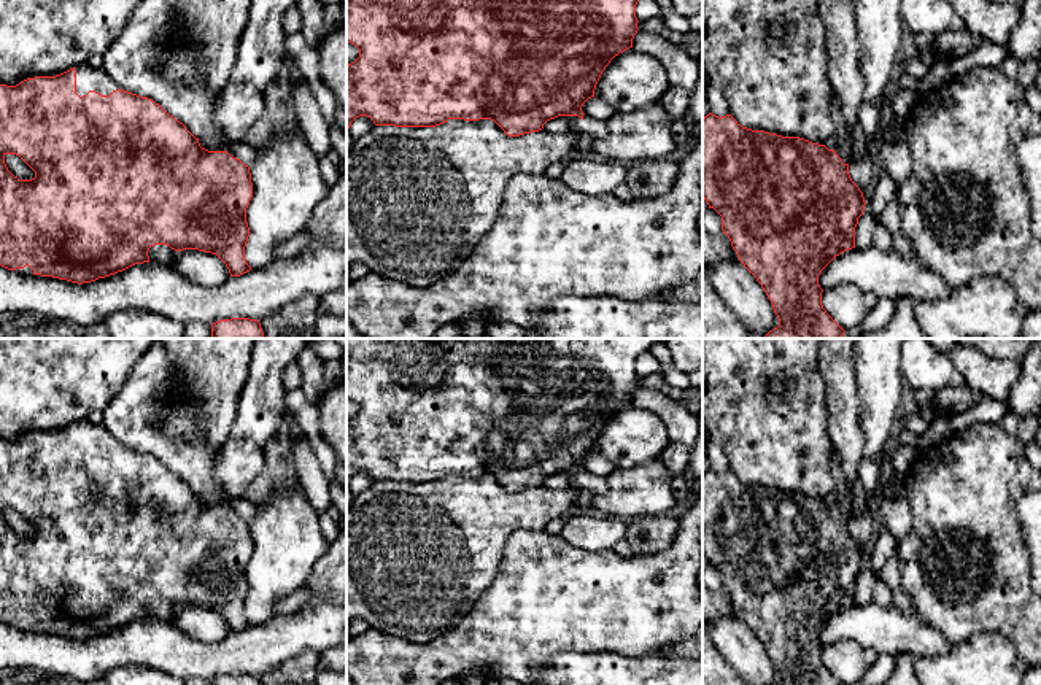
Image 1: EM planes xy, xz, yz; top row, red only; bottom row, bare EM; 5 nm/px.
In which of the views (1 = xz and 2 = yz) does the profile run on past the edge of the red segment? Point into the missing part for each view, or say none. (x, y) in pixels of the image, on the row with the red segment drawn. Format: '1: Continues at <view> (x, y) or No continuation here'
1: Continues at xz (596, 129)
2: Continues at yz (843, 132)

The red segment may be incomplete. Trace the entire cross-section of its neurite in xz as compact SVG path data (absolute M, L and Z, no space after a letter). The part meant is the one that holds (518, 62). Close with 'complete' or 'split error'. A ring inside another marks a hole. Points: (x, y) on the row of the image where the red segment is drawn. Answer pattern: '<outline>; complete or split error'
M346 0L346 43L359 49L359 57L346 65L346 130L359 116L367 116L375 126L435 127L448 119L494 121L505 135L520 137L539 132L544 124L558 116L569 118L569 130L604 140L607 122L582 111L583 103L594 97L596 84L620 52L633 48L637 33L636 5L639 0Z; split error

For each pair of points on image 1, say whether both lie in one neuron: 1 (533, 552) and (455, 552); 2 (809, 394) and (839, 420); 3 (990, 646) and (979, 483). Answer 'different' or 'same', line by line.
1: different
2: different
3: different

